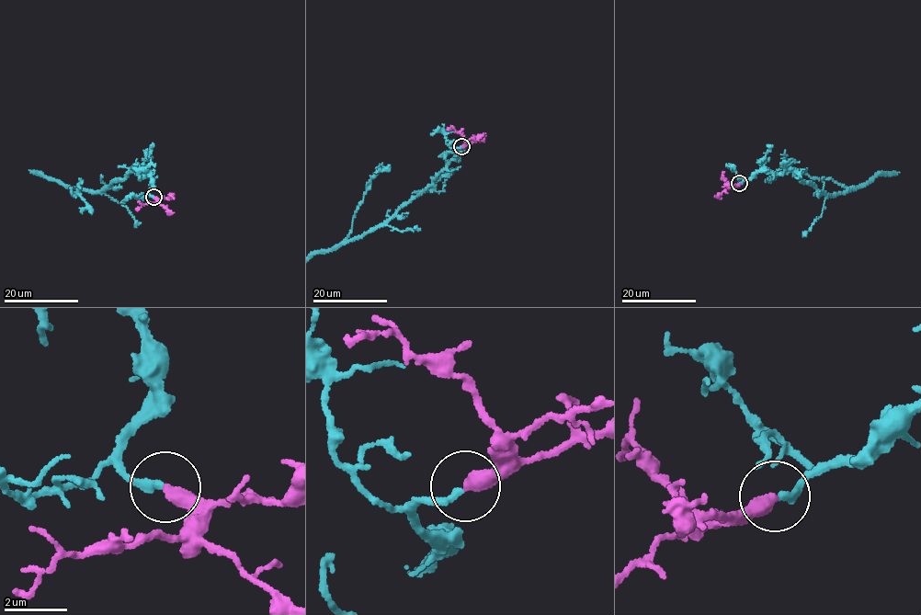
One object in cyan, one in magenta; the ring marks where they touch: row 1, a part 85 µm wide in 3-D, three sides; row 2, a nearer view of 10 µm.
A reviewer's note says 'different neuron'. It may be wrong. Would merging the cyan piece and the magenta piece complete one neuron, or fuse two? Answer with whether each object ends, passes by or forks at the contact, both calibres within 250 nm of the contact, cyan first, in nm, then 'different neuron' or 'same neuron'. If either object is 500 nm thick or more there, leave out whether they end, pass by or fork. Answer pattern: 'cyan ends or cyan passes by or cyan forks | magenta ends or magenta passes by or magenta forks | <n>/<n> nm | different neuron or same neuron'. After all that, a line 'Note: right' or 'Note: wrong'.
cyan ends | magenta ends | 240/440 nm | same neuron
Note: wrong

